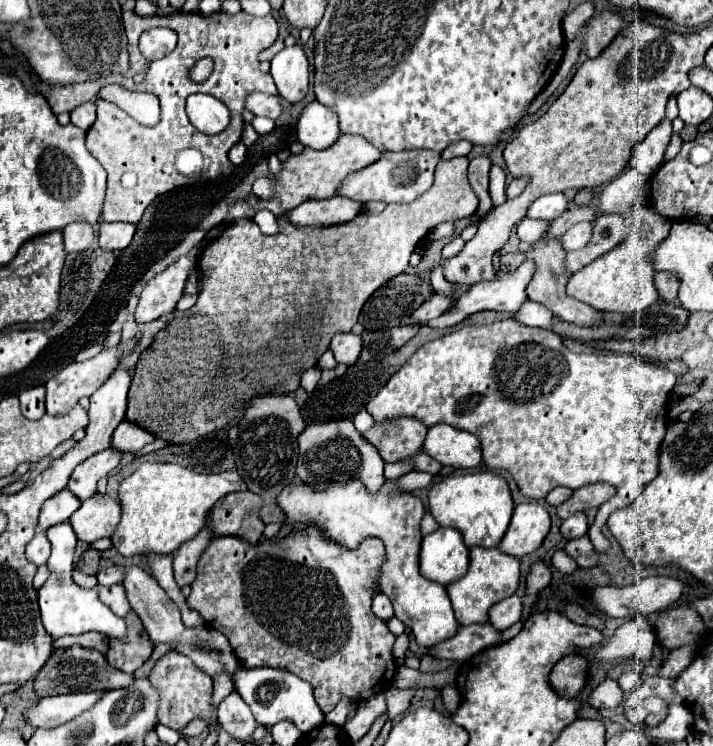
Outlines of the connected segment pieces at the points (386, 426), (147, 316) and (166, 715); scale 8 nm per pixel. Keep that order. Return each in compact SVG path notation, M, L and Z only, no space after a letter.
M398 418L394 422L384 422L382 426L374 424L374 430L370 430L370 434L366 434L366 440L380 452L384 462L398 462L398 460L418 454L422 450L426 432L428 432L428 428L422 426L422 422L418 422L414 418Z
M194 246L188 254L180 256L172 266L168 266L164 272L160 272L146 284L136 308L138 322L152 322L174 312L176 302L184 294L186 278L196 266L196 258L198 246Z
M168 652L166 656L162 656L156 666L150 672L150 684L154 690L158 690L158 722L174 728L174 730L182 730L190 720L194 720L196 716L208 718L210 720L210 728L214 728L218 724L216 718L210 718L210 696L212 696L212 678L208 678L202 670L198 670L190 658L178 654L178 652Z

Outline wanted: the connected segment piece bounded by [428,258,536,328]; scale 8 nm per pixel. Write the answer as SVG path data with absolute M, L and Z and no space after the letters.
M524 258L524 262L514 270L514 272L498 272L492 280L486 280L486 282L478 282L474 284L466 294L462 294L454 308L434 320L428 322L428 326L432 328L450 328L450 326L456 326L460 324L466 316L474 314L474 312L482 312L482 310L498 310L498 312L518 312L520 306L526 302L526 292L524 288L528 286L528 282L532 280L536 272L536 264L532 258Z

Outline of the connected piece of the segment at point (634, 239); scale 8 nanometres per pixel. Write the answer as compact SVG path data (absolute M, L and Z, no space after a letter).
M646 202L644 220L636 220L628 230L626 238L616 248L602 254L600 258L570 276L566 286L568 296L582 300L602 312L642 312L652 302L656 302L658 292L652 282L654 270L650 270L650 264L646 262L646 252L650 252L656 242L664 238L670 222L666 222L666 218L658 218L658 214L654 214L648 206L650 202Z

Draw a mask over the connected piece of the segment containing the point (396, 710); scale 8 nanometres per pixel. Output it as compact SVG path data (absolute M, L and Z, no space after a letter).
M394 688L390 694L388 694L388 720L394 720L396 716L404 714L406 708L410 706L410 700L412 700L412 690L398 690Z

